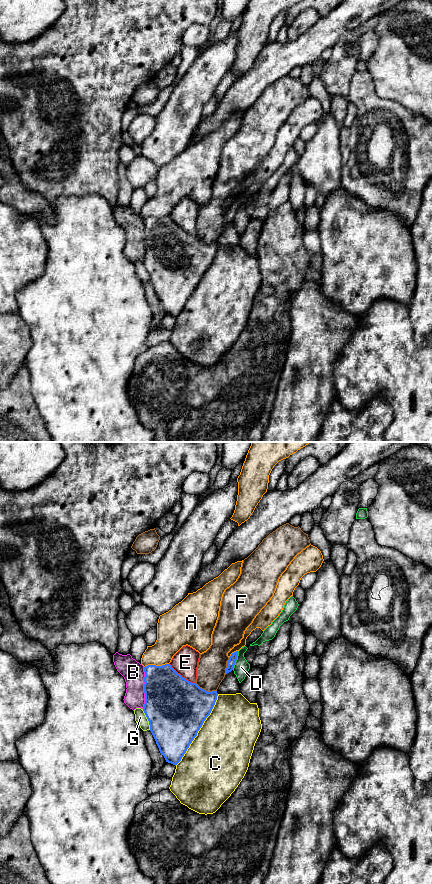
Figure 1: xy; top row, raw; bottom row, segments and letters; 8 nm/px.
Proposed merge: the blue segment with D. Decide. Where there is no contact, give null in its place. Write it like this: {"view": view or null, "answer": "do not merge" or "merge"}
{"view": "xy", "answer": "do not merge"}

